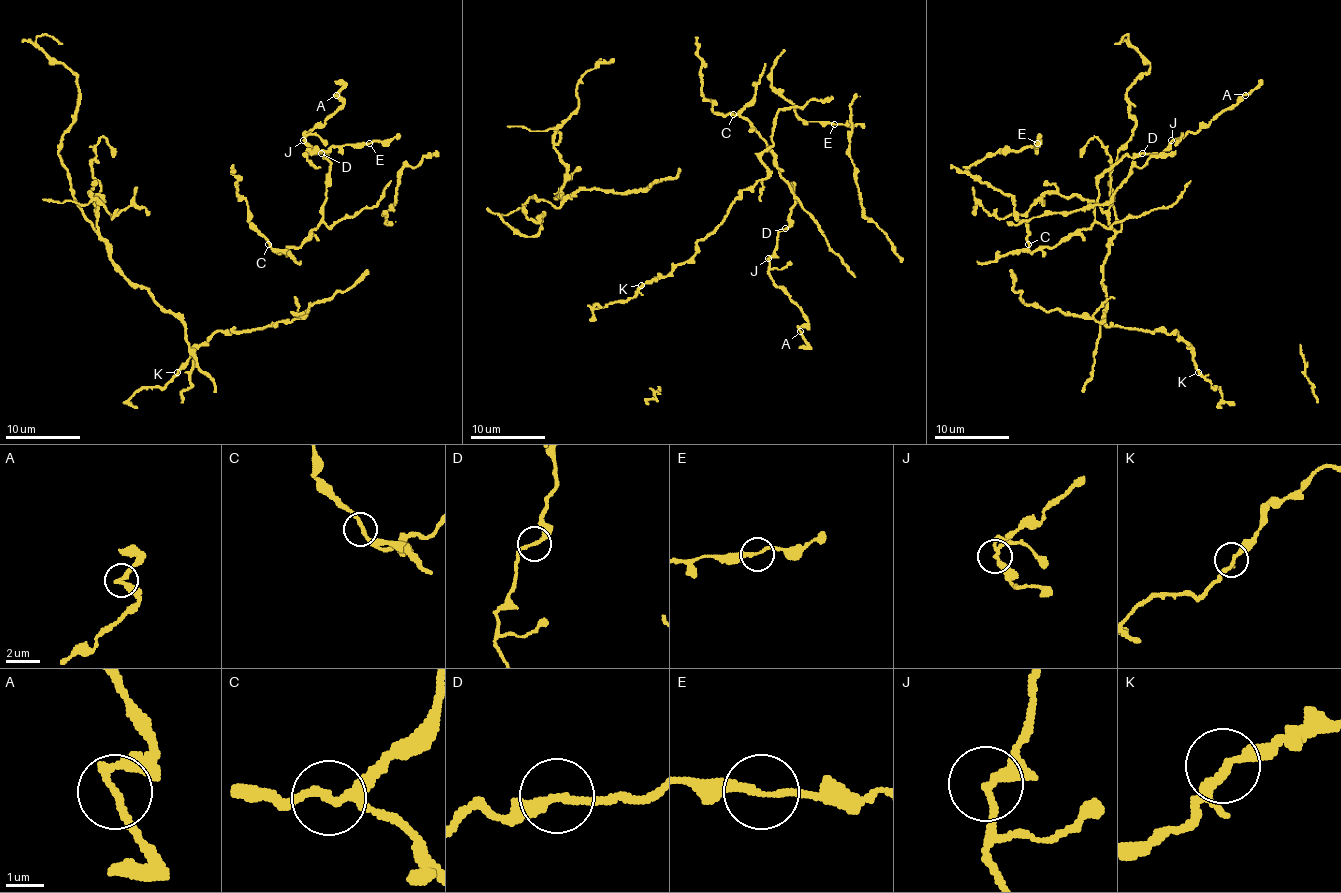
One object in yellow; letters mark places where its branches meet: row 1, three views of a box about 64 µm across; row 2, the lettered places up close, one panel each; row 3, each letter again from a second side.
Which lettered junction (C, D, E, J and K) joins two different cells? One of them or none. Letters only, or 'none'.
none

